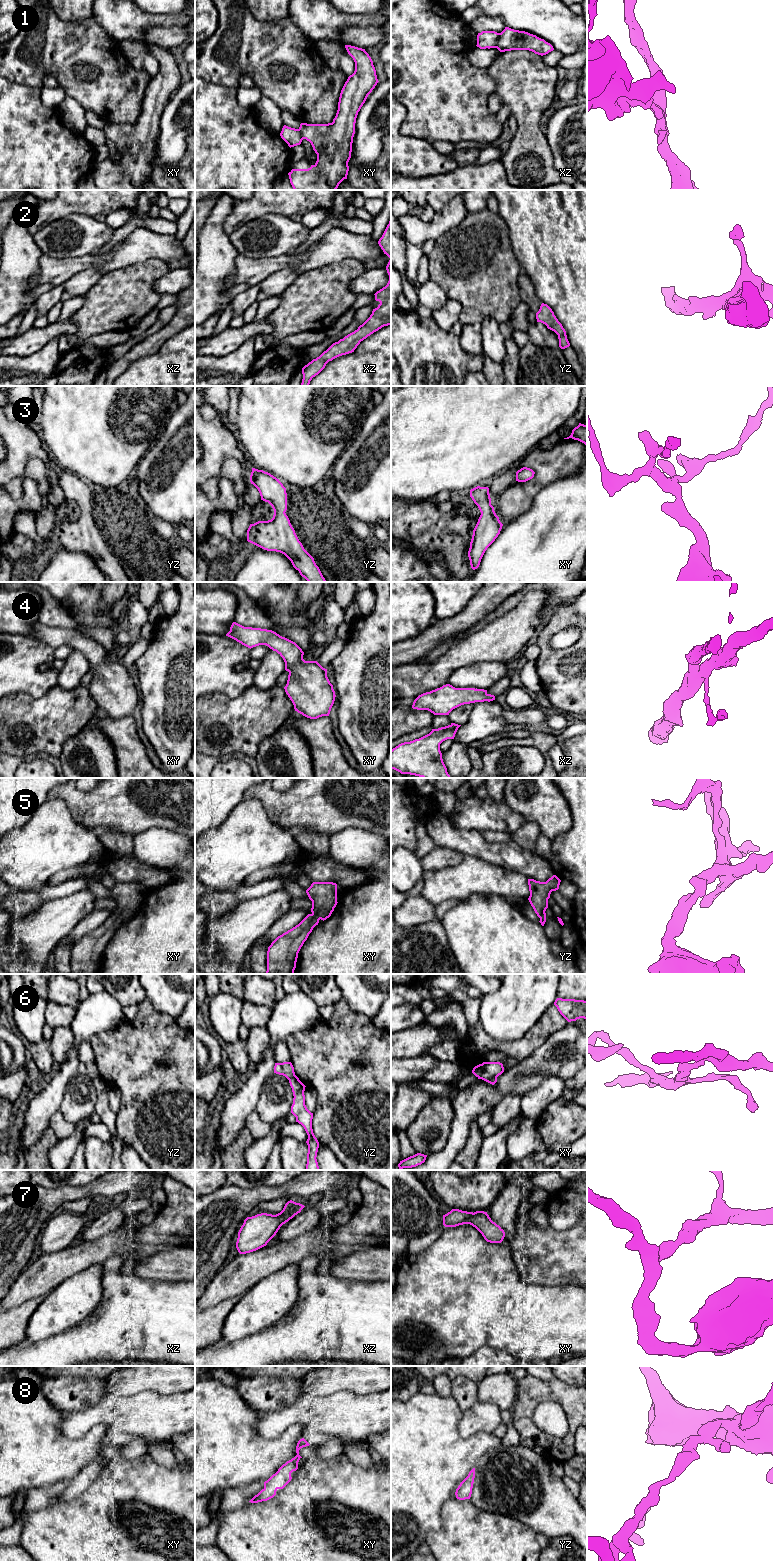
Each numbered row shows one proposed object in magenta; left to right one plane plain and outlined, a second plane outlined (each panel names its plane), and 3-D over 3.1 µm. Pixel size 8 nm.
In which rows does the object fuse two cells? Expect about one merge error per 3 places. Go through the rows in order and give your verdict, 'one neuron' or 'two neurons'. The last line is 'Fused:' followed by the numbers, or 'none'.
1: two neurons
2: one neuron
3: one neuron
4: one neuron
5: one neuron
6: two neurons
7: one neuron
8: one neuron
Fused: 1, 6

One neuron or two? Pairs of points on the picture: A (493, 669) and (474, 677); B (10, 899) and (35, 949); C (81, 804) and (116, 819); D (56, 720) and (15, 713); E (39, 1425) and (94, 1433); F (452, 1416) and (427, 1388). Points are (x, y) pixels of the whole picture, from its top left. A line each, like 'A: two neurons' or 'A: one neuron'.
A: one neuron
B: two neurons
C: one neuron
D: one neuron
E: one neuron
F: two neurons

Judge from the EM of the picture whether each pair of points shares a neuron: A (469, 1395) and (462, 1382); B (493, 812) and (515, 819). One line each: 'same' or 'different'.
A: same
B: same

